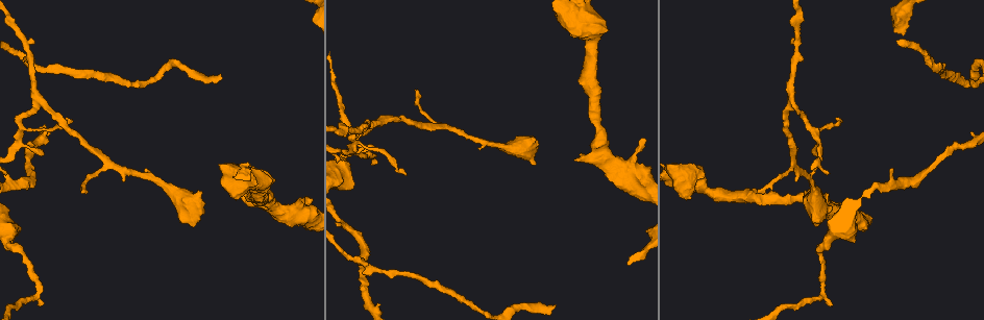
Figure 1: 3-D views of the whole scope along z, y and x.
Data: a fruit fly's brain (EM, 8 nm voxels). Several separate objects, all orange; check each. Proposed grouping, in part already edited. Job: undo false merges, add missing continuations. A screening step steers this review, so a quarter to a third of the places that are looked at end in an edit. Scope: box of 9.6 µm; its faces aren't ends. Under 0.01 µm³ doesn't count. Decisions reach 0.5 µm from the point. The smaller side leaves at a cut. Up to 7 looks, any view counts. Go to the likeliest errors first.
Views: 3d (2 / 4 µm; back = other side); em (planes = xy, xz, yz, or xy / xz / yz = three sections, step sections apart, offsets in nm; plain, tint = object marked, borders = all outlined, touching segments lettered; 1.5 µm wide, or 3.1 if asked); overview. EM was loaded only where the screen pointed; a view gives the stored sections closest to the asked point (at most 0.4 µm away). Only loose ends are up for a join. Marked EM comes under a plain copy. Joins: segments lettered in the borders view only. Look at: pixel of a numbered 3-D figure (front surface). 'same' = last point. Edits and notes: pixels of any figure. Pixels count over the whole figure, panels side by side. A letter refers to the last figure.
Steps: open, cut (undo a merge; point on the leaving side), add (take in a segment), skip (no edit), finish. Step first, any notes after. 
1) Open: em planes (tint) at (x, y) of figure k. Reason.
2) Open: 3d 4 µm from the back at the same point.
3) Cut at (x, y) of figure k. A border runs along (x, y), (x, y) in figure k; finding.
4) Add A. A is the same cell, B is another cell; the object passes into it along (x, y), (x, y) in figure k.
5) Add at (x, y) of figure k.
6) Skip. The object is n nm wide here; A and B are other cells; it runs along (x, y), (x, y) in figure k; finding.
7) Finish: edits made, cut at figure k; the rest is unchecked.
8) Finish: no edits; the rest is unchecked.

Open: em xz step 8 (borders) at (808, 126) of figure 1. Arms part here.

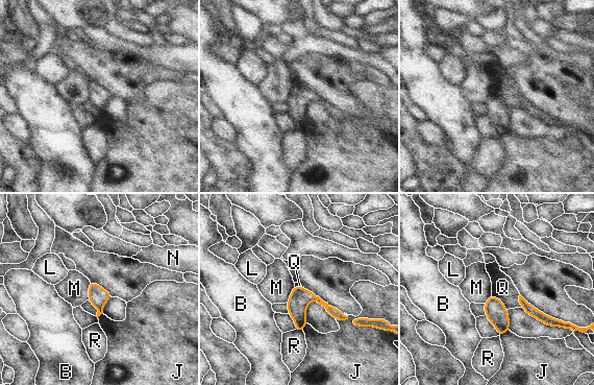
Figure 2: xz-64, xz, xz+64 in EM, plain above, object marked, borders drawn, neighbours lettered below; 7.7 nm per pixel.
Skip. B, J, L, M, N, Q and R are other cells; a border runs along (492, 294), (508, 309) in figure 2; continuous, no second neuron.

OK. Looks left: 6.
Open: em planes (borders) at (12, 247) of figure 1. Sudden change in width.

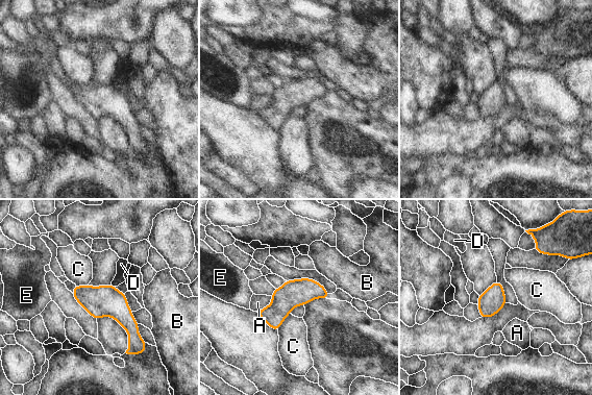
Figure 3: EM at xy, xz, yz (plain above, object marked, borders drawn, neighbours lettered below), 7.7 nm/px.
Skip. A, B, C, D and E are other cells; a border runs along (270, 296), (271, 301), (256, 312) in figure 3; continuous, no second neuron.

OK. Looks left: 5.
Open: em xy step 8 (tint) at (816, 226) of figure 1. An open end.

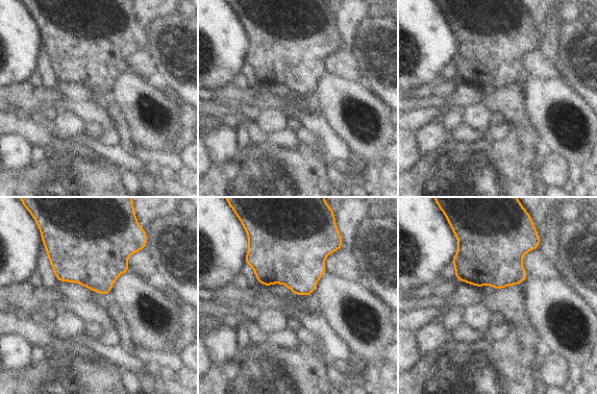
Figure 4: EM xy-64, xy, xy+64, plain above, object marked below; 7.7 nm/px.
Open: em planes (borders) at the same point.

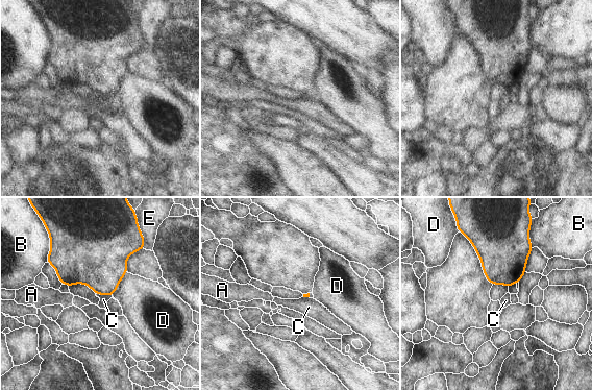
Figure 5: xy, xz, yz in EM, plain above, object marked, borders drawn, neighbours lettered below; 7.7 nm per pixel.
Skip. A, B, C, D and E are other cells; no lettered segment goes on from it.

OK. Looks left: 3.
Finish: no edits; the rest is unchecked.

